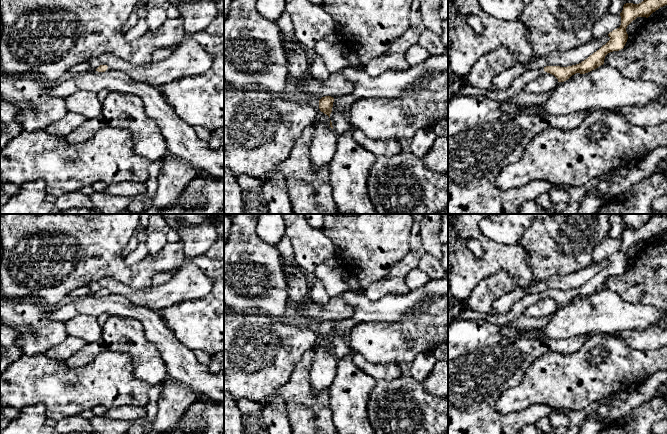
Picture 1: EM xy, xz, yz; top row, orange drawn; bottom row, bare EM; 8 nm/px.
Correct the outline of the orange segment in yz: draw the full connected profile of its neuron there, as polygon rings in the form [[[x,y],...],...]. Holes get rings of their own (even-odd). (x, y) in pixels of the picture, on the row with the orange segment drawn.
[[[644,0],[639,4],[624,4],[623,10],[620,13],[620,27],[610,32],[608,34],[610,40],[587,59],[579,64],[568,67],[546,66],[539,69],[529,69],[523,75],[517,77],[509,88],[498,91],[489,91],[486,96],[494,101],[503,102],[509,96],[517,94],[524,89],[530,81],[544,75],[545,73],[554,75],[558,79],[558,82],[564,82],[576,73],[585,74],[598,68],[604,64],[605,56],[608,53],[619,51],[624,48],[628,39],[626,28],[633,20],[637,17],[648,18],[653,12],[665,5],[667,5],[667,0]]]

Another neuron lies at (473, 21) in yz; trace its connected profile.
[[[467,15],[464,18],[465,24],[467,24],[469,27],[473,29],[473,31],[477,34],[480,35],[483,32],[483,25],[479,19],[478,16],[476,15]]]

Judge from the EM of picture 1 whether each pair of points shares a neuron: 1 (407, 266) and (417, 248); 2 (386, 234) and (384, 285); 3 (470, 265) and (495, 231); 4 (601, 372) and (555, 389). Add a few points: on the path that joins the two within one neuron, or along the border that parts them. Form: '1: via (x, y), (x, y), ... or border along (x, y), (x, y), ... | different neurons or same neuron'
1: via (409, 262), (416, 252) | same neuron
2: border along (399, 260), (384, 277), (363, 289) | different neurons
3: border along (477, 224), (486, 237), (498, 243), (512, 244) | different neurons
4: via (590, 374), (578, 377), (573, 382), (566, 382) | same neuron

